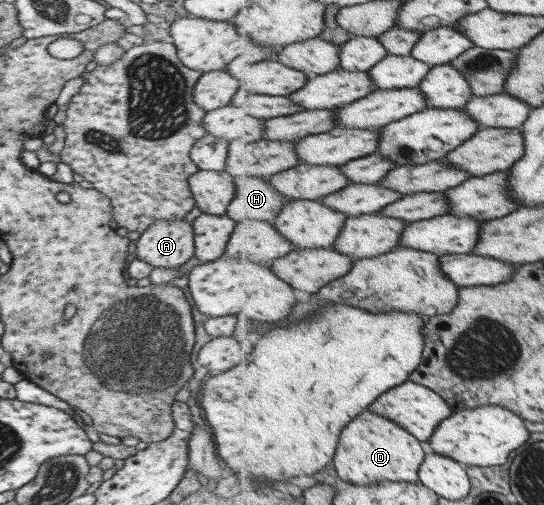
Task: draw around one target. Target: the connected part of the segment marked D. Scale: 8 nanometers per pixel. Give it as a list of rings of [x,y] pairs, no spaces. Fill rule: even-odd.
[[[367,409],[343,429],[343,440],[333,463],[337,475],[347,483],[371,485],[385,480],[419,483],[419,467],[426,453],[427,446],[406,428]]]

